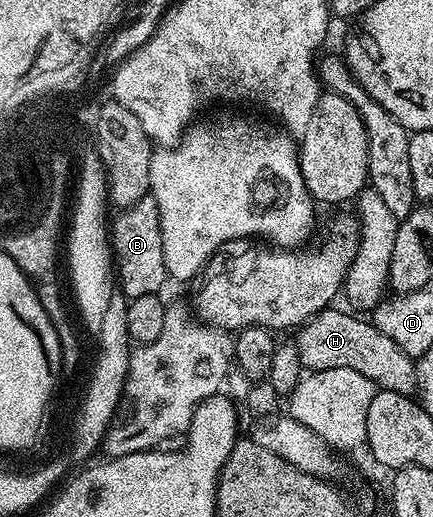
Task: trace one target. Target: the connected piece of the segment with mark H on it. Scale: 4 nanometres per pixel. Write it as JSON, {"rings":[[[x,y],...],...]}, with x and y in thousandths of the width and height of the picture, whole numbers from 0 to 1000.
{"rings":[[[769,590],[753,594],[725,617],[711,617],[684,634],[686,687],[702,716],[725,720],[799,710],[852,731],[871,752],[952,766],[963,754],[958,694],[880,644],[850,615],[774,596]]]}

